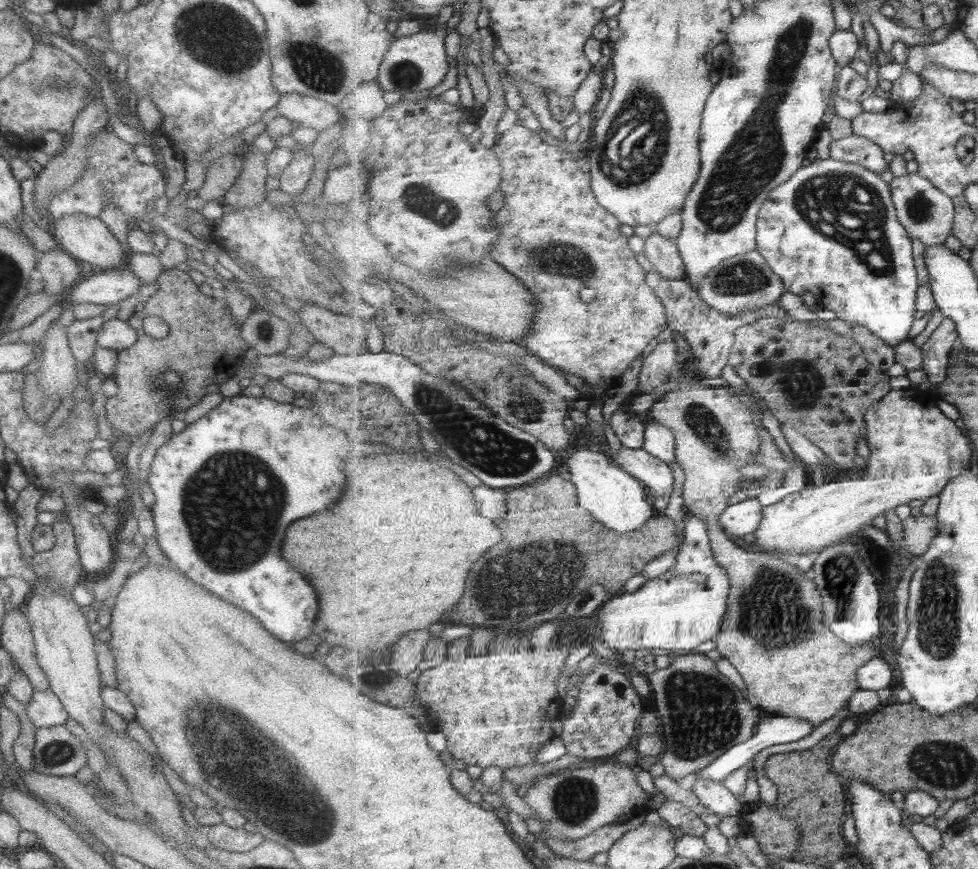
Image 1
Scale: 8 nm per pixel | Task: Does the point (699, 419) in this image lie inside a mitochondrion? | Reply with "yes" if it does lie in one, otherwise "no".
yes

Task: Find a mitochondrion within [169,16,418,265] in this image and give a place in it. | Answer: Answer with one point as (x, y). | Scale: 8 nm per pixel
(319, 71)

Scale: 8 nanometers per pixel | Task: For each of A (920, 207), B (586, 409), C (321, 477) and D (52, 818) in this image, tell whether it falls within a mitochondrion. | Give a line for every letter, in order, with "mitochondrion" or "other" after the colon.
A: mitochondrion
B: other
C: other
D: other

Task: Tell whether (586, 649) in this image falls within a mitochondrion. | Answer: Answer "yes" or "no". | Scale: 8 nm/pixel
no

